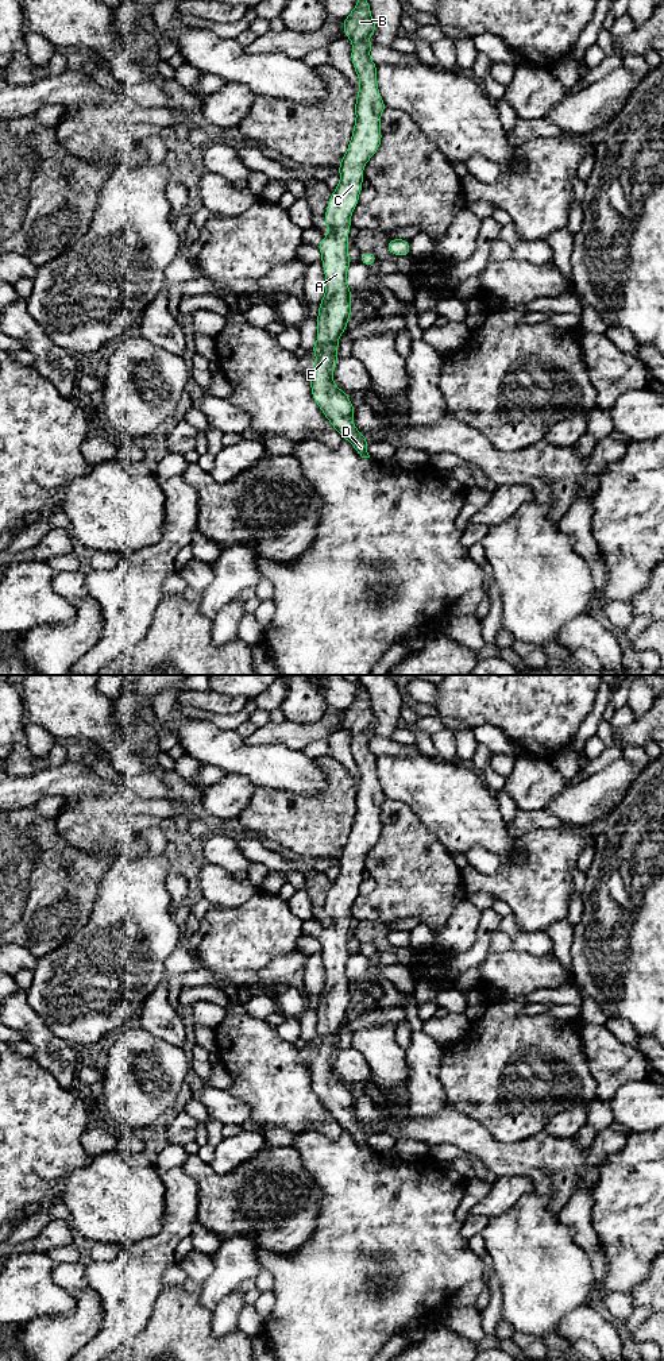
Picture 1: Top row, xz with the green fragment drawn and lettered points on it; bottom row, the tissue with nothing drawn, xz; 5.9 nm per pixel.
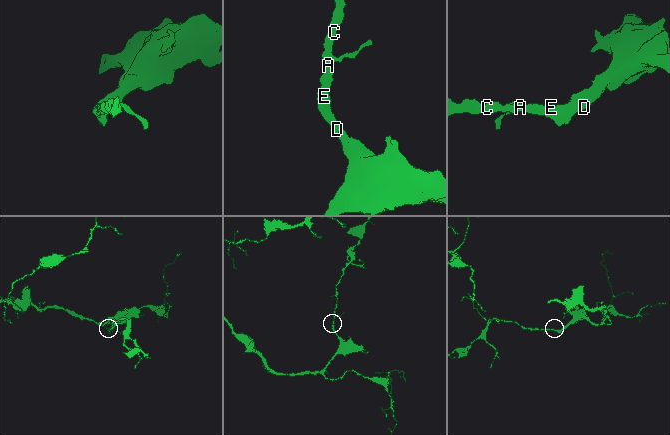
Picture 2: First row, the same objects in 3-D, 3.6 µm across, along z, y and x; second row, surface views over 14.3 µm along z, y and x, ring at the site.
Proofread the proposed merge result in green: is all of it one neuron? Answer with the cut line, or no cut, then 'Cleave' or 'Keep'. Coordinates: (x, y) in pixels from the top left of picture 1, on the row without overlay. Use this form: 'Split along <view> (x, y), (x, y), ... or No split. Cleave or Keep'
No split. Keep

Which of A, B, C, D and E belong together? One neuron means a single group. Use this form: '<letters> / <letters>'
A B C D E

